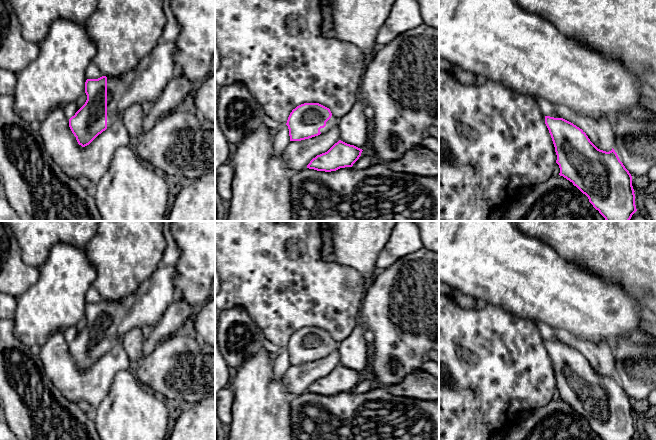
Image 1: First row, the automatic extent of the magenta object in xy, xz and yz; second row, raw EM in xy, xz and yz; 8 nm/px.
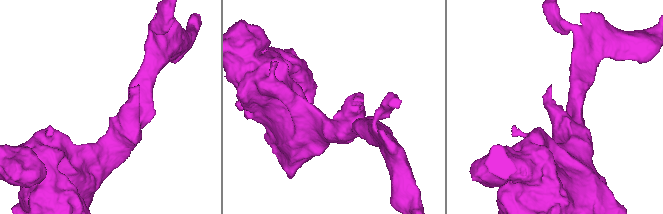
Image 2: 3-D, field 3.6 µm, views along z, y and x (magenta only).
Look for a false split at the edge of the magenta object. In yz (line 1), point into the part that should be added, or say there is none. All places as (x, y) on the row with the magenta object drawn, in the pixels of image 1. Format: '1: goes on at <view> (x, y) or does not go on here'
1: does not go on here

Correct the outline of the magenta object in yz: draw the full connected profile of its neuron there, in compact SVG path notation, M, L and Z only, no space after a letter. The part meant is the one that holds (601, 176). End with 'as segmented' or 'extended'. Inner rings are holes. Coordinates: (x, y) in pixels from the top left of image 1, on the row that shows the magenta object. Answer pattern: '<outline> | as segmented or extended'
M545 116L545 124L555 147L559 175L572 182L585 194L606 221L629 221L637 211L635 191L632 176L615 150L612 148L606 152L598 149L582 129L563 118Z | as segmented

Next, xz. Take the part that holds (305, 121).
M304 103L290 113L286 125L290 141L301 141L328 132L339 119L319 103Z | extended

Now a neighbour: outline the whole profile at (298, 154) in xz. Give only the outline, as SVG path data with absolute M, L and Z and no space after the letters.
M338 126L318 136L301 140L290 141L285 149L284 157L292 172L298 172L310 163L317 155L327 152L340 140Z

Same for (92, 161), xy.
M64 107L50 111L41 123L39 134L54 162L69 177L87 177L95 186L108 171L115 151L133 145L133 140L119 117L89 145L82 147L69 127Z

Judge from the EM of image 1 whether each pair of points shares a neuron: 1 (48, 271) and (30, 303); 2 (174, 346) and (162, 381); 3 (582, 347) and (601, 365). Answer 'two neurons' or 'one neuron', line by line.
1: one neuron
2: one neuron
3: one neuron

